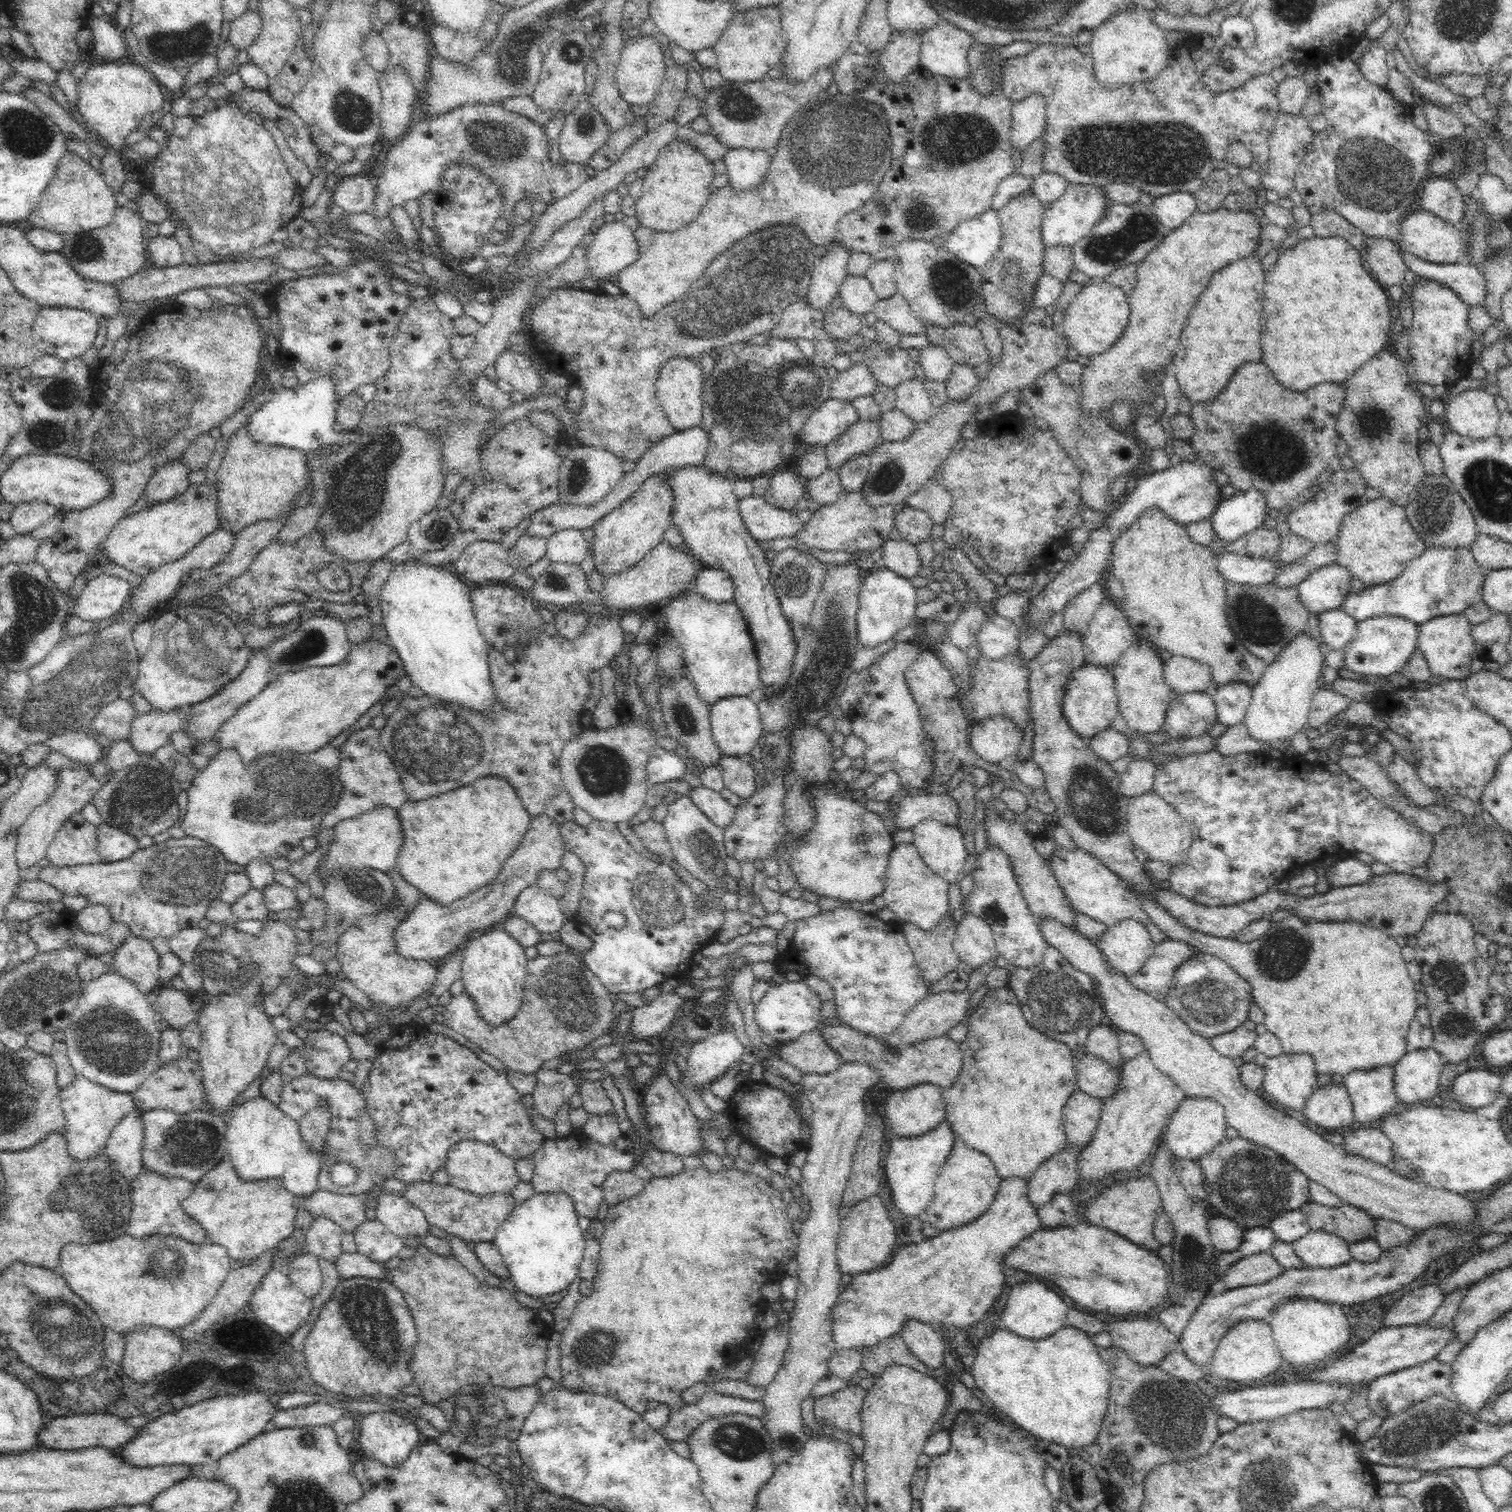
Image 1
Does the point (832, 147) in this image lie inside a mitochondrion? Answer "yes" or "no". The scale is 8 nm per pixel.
yes

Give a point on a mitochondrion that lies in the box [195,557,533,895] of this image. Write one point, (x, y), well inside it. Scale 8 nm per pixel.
(284, 793)

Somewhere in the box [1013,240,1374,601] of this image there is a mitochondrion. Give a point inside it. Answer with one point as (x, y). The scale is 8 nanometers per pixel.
(1271, 452)

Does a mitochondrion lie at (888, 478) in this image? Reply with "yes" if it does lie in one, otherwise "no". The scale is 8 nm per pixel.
yes

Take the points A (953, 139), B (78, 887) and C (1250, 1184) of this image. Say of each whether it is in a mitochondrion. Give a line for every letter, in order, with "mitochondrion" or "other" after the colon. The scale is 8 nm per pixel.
A: mitochondrion
B: other
C: mitochondrion

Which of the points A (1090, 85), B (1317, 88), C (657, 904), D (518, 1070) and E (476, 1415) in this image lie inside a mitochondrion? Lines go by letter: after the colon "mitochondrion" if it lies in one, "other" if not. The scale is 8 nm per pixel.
A: other
B: other
C: mitochondrion
D: other
E: mitochondrion

